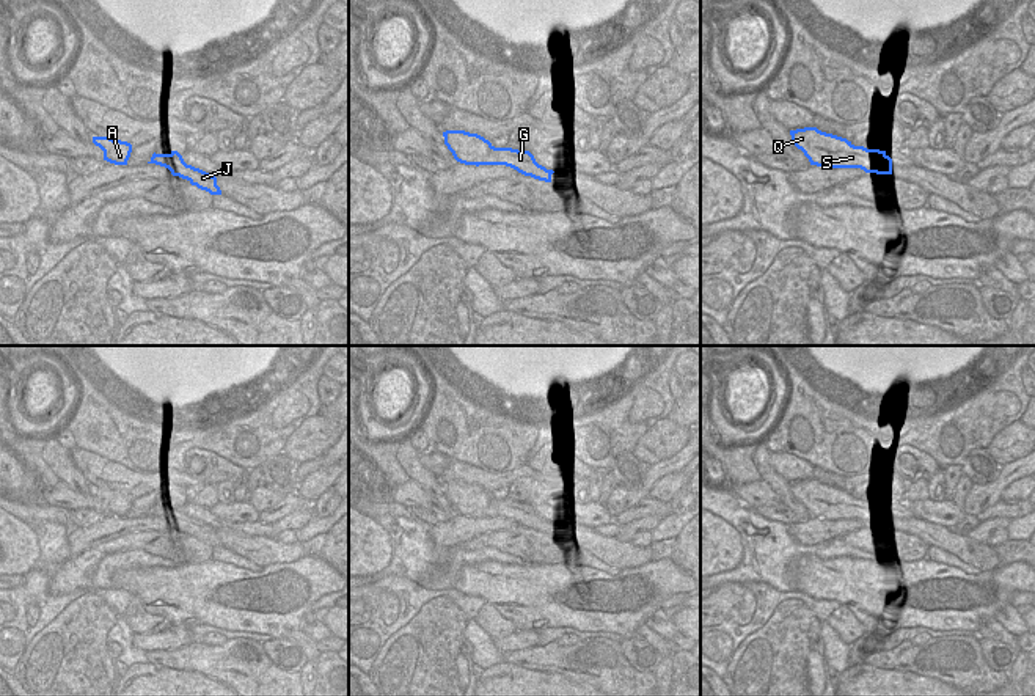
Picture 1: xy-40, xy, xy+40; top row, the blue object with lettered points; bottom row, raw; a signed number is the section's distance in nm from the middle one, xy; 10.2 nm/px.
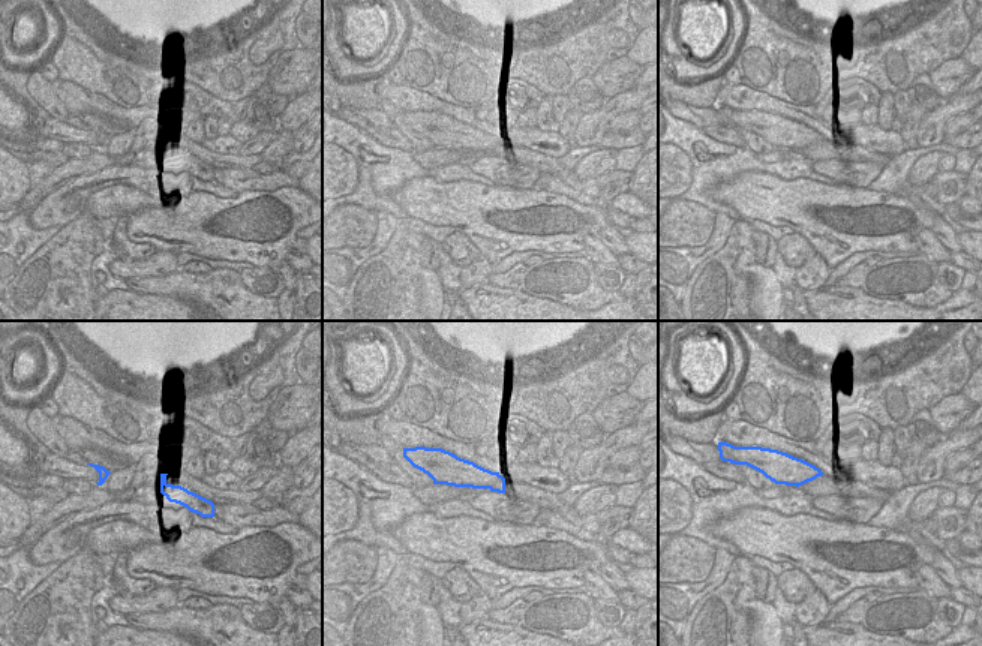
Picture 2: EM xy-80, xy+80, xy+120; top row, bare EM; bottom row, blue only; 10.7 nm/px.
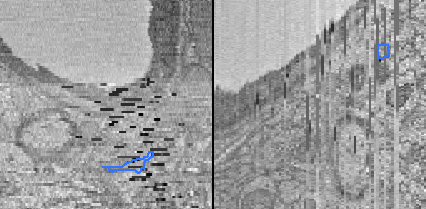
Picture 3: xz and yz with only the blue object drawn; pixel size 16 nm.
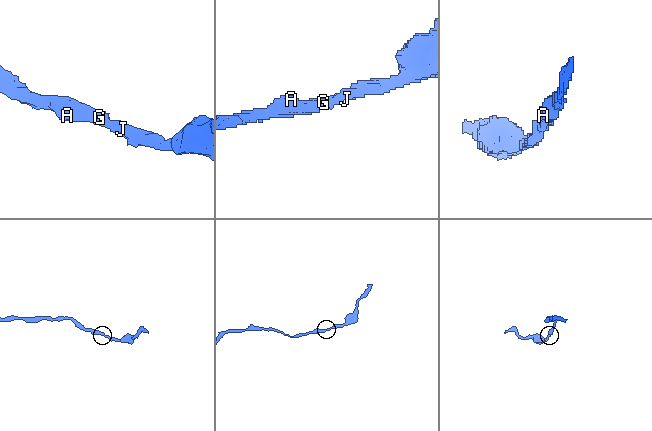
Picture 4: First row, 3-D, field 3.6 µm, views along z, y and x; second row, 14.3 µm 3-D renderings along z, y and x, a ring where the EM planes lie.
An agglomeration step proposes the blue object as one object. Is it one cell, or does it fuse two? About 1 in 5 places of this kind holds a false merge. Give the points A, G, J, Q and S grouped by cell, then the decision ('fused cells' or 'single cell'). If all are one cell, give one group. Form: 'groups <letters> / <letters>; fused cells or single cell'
groups A G J Q S; single cell

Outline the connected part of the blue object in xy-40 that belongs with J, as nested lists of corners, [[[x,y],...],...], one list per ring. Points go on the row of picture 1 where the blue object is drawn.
[[[171,151],[170,154],[154,152],[148,163],[165,167],[171,171],[173,176],[187,179],[192,185],[196,185],[210,195],[221,195],[221,190],[217,185],[217,178],[199,168],[187,165],[177,151]]]

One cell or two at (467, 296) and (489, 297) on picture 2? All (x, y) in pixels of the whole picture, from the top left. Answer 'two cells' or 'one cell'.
one cell

